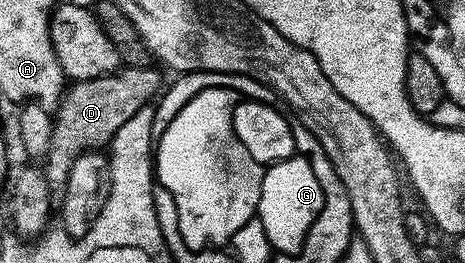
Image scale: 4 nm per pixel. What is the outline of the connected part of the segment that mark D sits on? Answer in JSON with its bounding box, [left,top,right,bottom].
[43,66,162,209]

